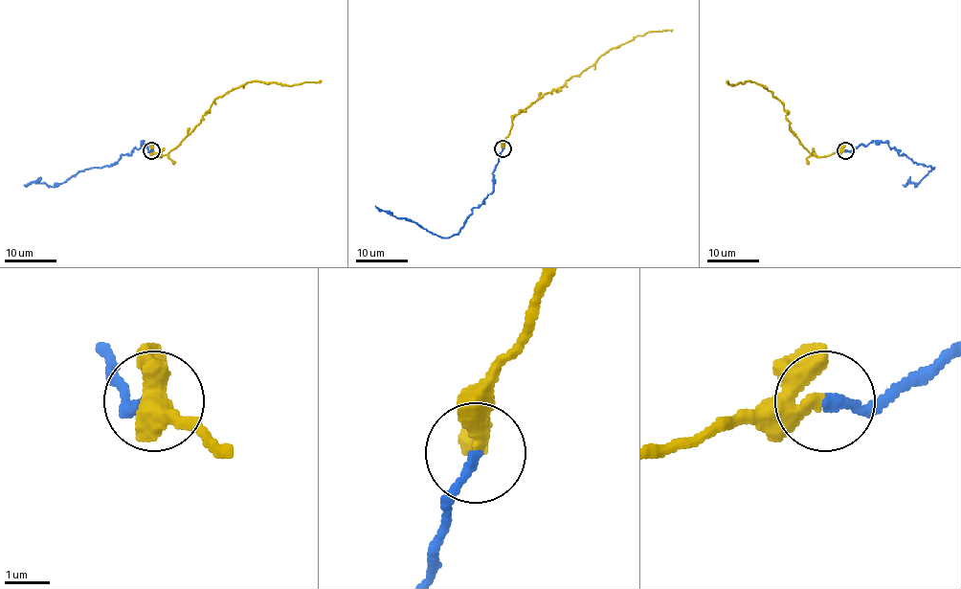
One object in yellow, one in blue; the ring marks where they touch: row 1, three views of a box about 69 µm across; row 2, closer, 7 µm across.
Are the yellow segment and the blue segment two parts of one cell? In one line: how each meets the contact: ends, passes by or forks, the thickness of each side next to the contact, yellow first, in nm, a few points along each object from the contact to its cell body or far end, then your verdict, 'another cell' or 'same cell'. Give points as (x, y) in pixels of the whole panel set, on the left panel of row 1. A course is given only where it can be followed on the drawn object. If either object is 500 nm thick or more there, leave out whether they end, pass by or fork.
yellow passes by; blue ends; calibres 280 and 240 nm; course yellow (151, 150), (163, 156), (172, 150), (214, 101), (251, 81), (288, 85), (321, 79); course blue (151, 150), (143, 142), (141, 147), (122, 154), (115, 164), (80, 170), (53, 186), (38, 182), (24, 185); same cell

